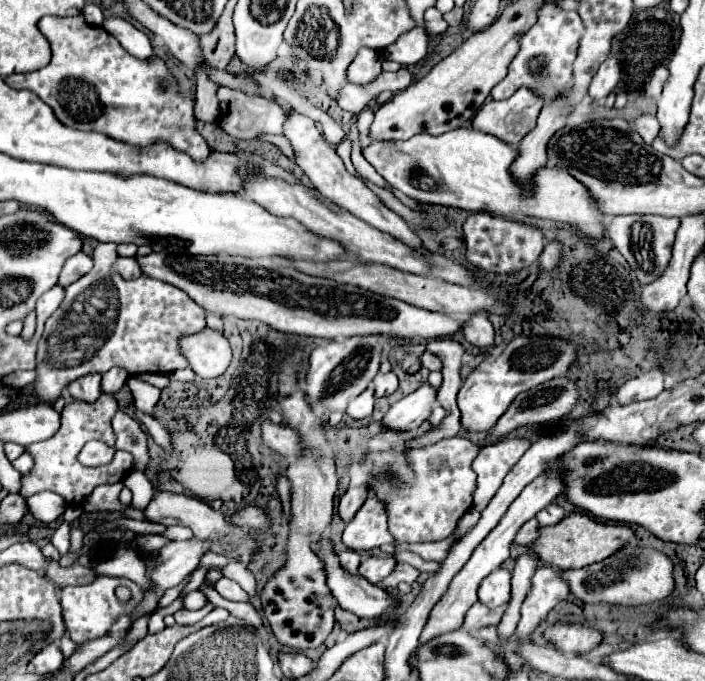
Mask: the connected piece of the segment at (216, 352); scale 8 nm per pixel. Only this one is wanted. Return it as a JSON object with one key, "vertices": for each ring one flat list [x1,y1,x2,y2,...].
{"vertices":[[208,326,196,334,178,338,180,352,200,378,218,378,230,364,230,344,222,332]]}

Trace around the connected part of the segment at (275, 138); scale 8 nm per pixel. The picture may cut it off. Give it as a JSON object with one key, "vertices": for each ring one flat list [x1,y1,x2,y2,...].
{"vertices":[[262,134,262,140,273,143,285,156,287,156,289,159,294,160,294,151,284,136]]}

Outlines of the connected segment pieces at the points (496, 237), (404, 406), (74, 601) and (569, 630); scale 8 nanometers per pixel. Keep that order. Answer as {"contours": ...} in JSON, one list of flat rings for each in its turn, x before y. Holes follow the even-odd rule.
{"contours":[[[476,212,470,214,464,222,464,236,466,236,466,258,484,272,516,272,522,270,538,260,544,250,544,236,534,226,524,226,514,220,500,218,496,214]],[[424,384,410,396,402,398,396,402,386,416,380,420,382,428,386,430,398,430,398,432,408,432,416,430,422,422,428,420,432,412,432,402,436,398,436,392,430,388,430,384]],[[98,576,98,580,94,584,88,586,68,586,62,590,60,594,62,598,62,608,64,608,64,622,68,628,68,636,80,644,84,640,90,638,98,638,106,632,110,632,112,624,126,616,128,610,134,610,134,606,138,606,138,602,142,600,142,590,138,590,138,584,132,584,130,580,124,578,108,578,108,576],[118,586,126,586,130,590,130,600,128,602,120,602,116,598,116,588]],[[556,622,546,628,544,638,556,646,556,650,566,654,586,654,600,646,602,632,584,626,584,624,570,624,570,622]]]}

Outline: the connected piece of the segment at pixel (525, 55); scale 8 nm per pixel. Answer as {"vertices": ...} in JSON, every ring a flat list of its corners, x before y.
{"vertices":[[546,2,538,12,538,22,522,36,520,52,512,60,510,70,502,82,492,88,492,98,502,100,510,98,518,86,534,86,538,94,546,94,546,102,566,86,566,78,570,78,570,66,574,62,574,54,578,50,578,42,582,36,582,20,578,12,566,12]]}

